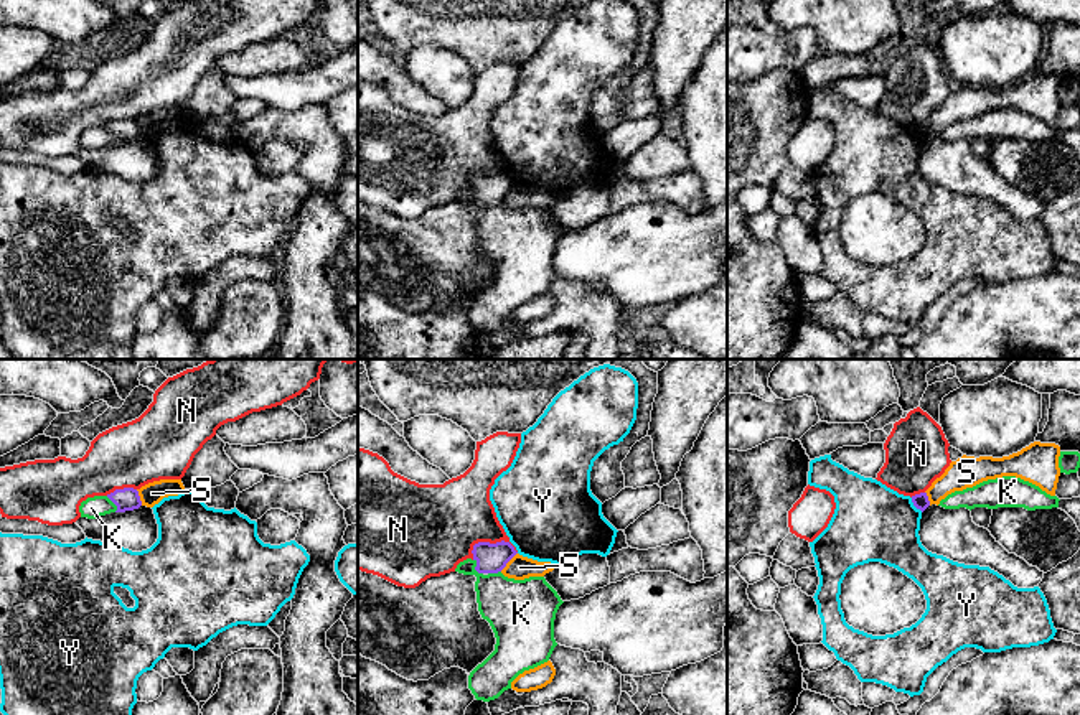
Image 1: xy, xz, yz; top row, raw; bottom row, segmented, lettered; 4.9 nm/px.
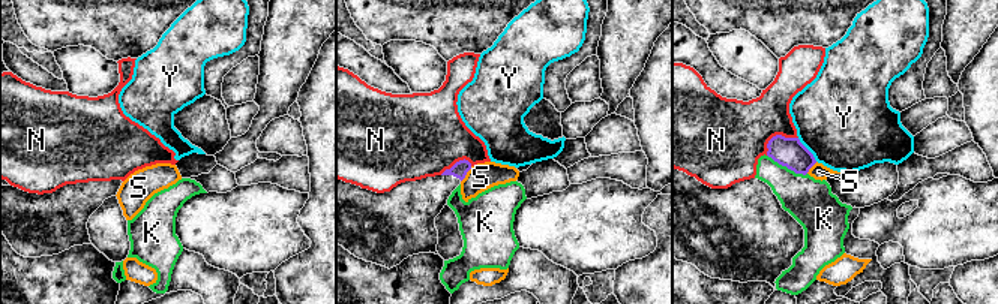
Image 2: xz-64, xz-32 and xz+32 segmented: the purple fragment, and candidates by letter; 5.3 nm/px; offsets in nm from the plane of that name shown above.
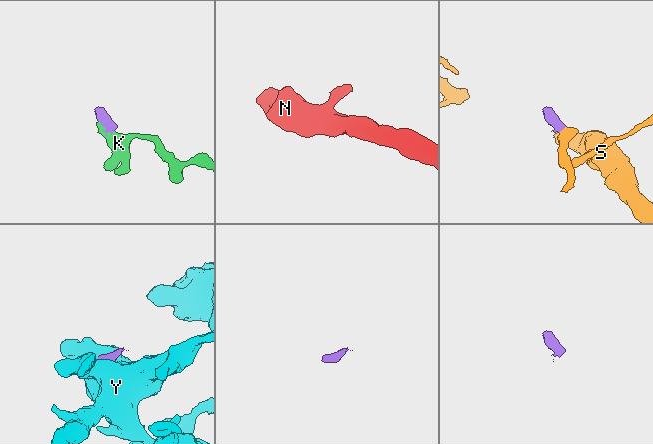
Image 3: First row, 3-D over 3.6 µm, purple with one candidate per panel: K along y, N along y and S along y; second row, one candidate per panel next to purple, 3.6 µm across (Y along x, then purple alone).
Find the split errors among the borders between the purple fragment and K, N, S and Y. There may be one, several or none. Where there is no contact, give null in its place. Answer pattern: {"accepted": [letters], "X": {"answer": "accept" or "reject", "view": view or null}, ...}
{"accepted": [], "K": {"answer": "reject", "view": "xz"}, "N": {"answer": "reject", "view": "xz"}, "S": {"answer": "reject", "view": "xz"}, "Y": {"answer": "reject", "view": "yz"}}

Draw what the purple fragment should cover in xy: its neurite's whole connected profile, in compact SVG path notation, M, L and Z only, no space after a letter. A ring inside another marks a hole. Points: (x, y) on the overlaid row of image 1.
M134 488L115 489L107 498L117 506L115 512L134 511L142 506L139 491Z

